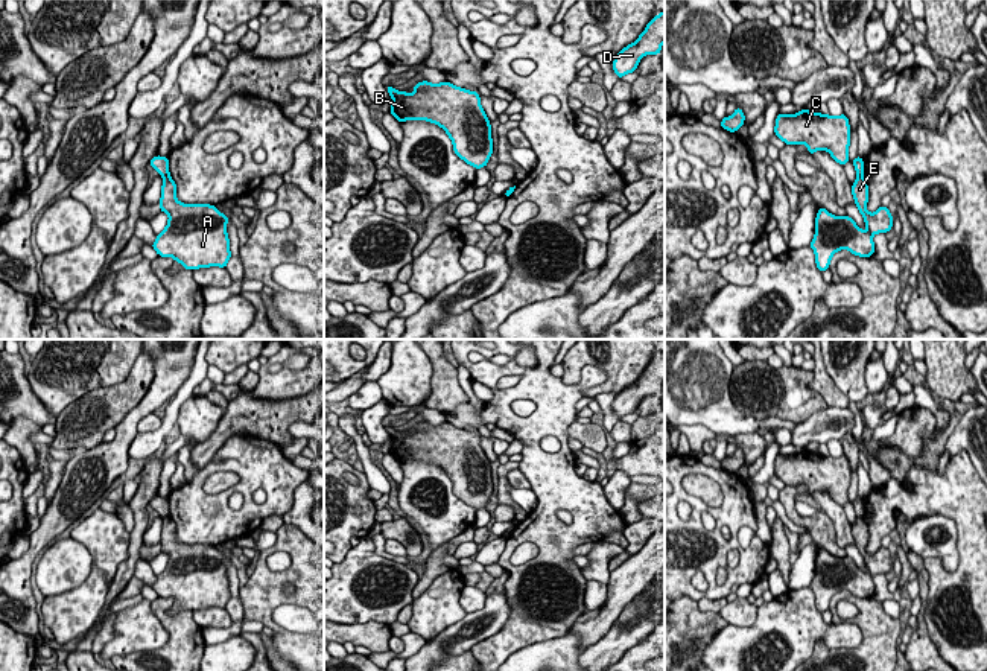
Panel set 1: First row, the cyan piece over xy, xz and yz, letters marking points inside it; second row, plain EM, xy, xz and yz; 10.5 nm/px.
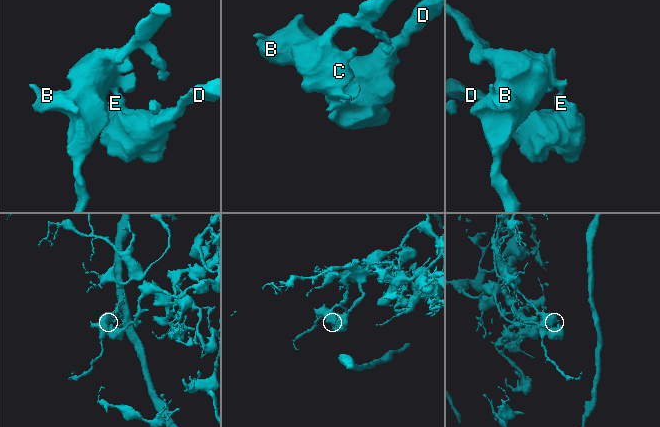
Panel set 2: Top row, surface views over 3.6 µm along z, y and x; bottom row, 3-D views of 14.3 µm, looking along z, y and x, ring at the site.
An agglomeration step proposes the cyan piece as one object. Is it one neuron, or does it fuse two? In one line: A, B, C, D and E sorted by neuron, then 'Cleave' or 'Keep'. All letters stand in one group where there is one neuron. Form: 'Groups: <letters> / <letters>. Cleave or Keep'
Groups: A D E / B C. Cleave

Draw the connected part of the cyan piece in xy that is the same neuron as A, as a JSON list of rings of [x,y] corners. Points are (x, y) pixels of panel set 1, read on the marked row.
[[[170,175],[163,176],[160,211],[167,213],[169,221],[151,246],[158,256],[170,256],[186,269],[227,268],[231,259],[227,222],[231,218],[216,205],[179,202],[175,187]]]

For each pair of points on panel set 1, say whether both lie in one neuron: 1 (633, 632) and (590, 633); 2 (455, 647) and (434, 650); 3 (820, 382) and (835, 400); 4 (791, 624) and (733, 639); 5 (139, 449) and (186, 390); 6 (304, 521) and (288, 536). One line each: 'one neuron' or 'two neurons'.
1: two neurons
2: one neuron
3: one neuron
4: one neuron
5: one neuron
6: two neurons

